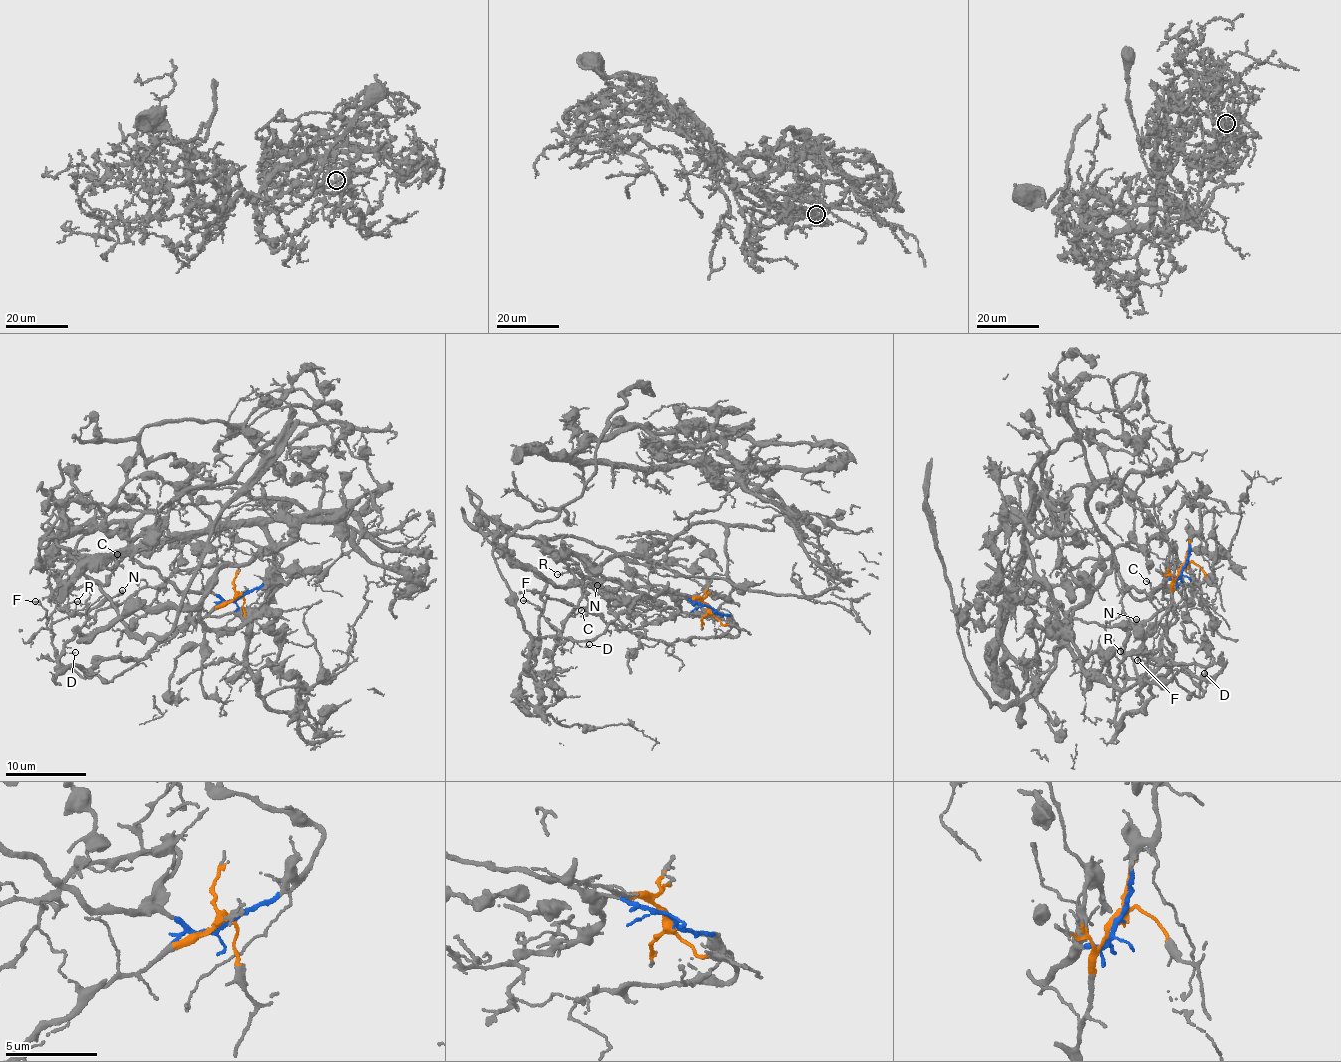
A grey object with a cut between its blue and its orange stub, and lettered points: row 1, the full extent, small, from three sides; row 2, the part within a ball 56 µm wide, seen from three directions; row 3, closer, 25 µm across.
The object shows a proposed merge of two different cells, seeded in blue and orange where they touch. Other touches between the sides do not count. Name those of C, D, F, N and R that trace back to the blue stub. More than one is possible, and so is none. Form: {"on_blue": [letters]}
{"on_blue": ["C"]}

